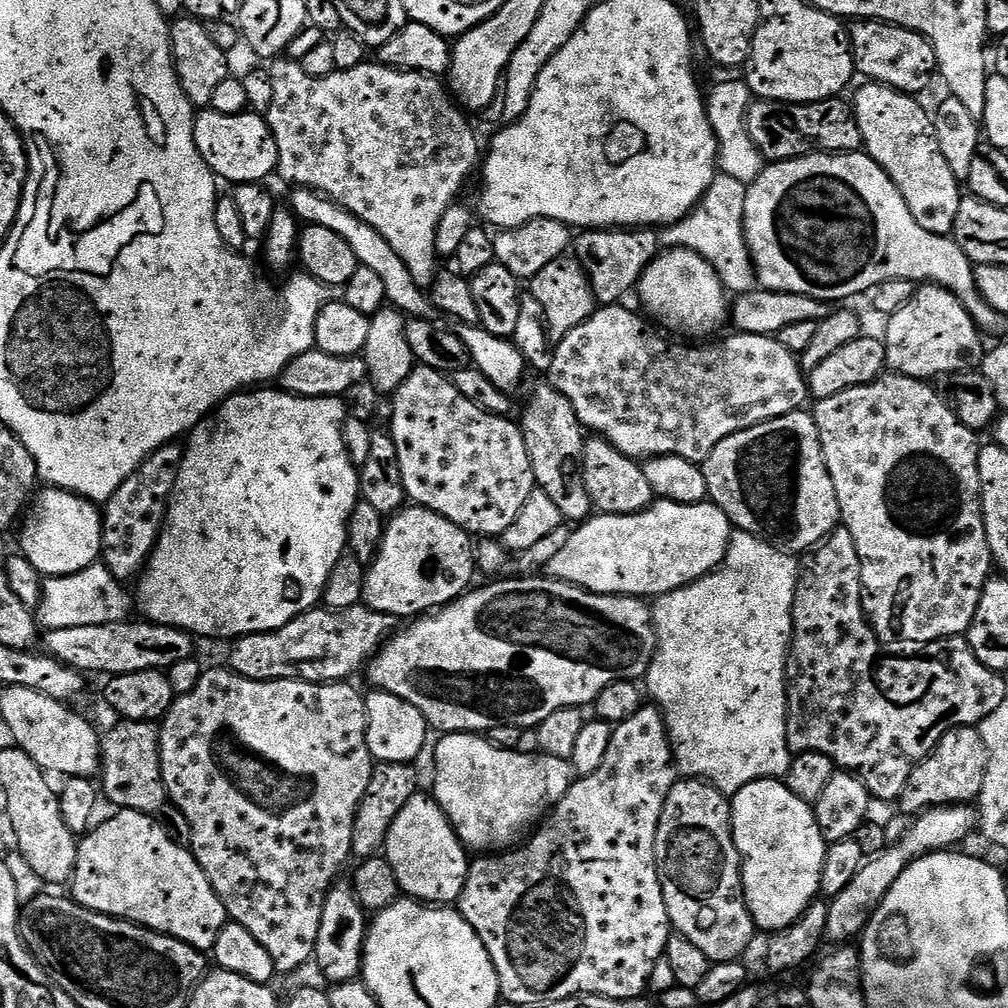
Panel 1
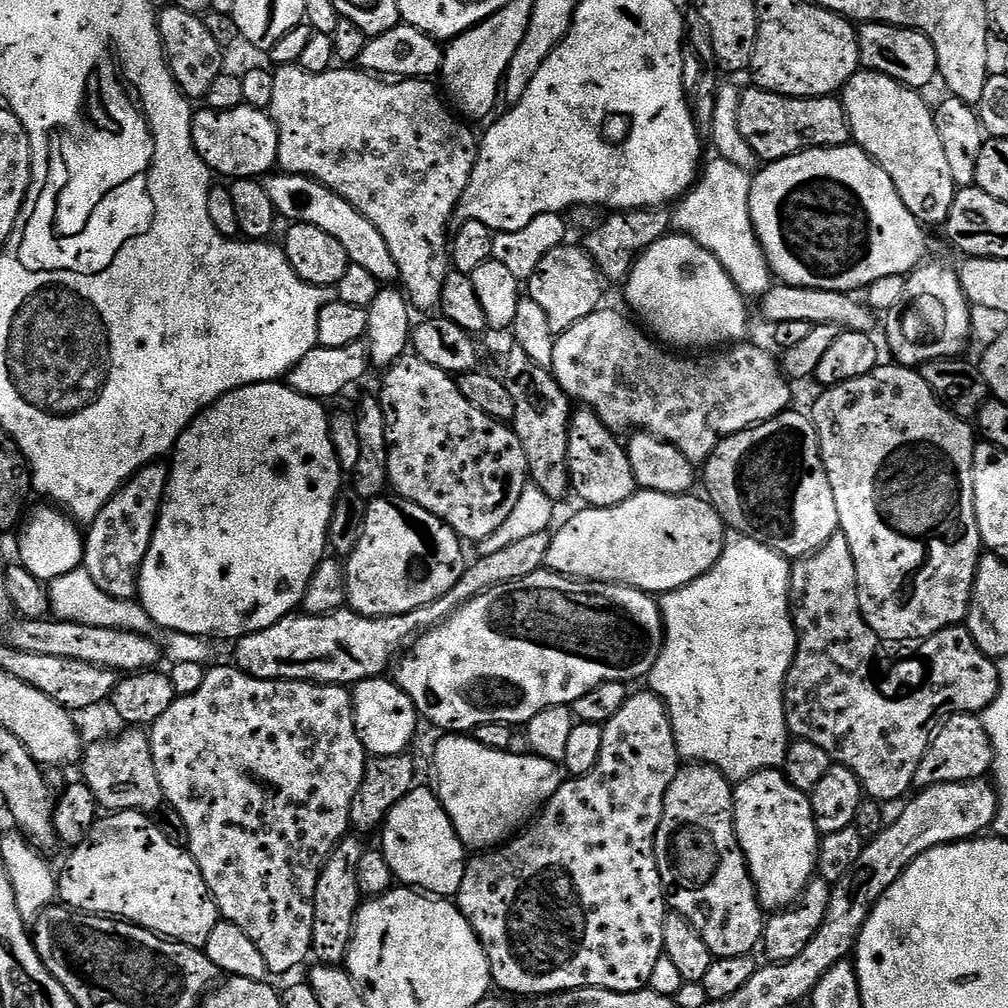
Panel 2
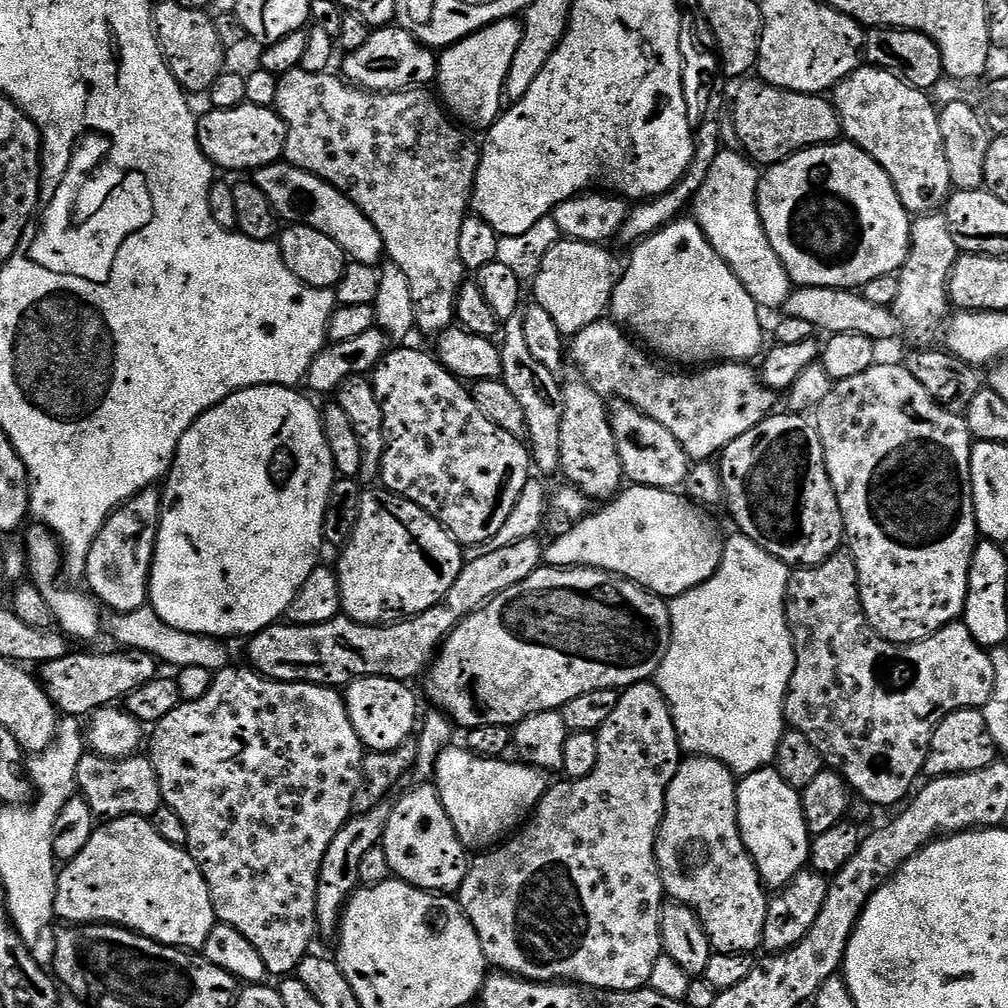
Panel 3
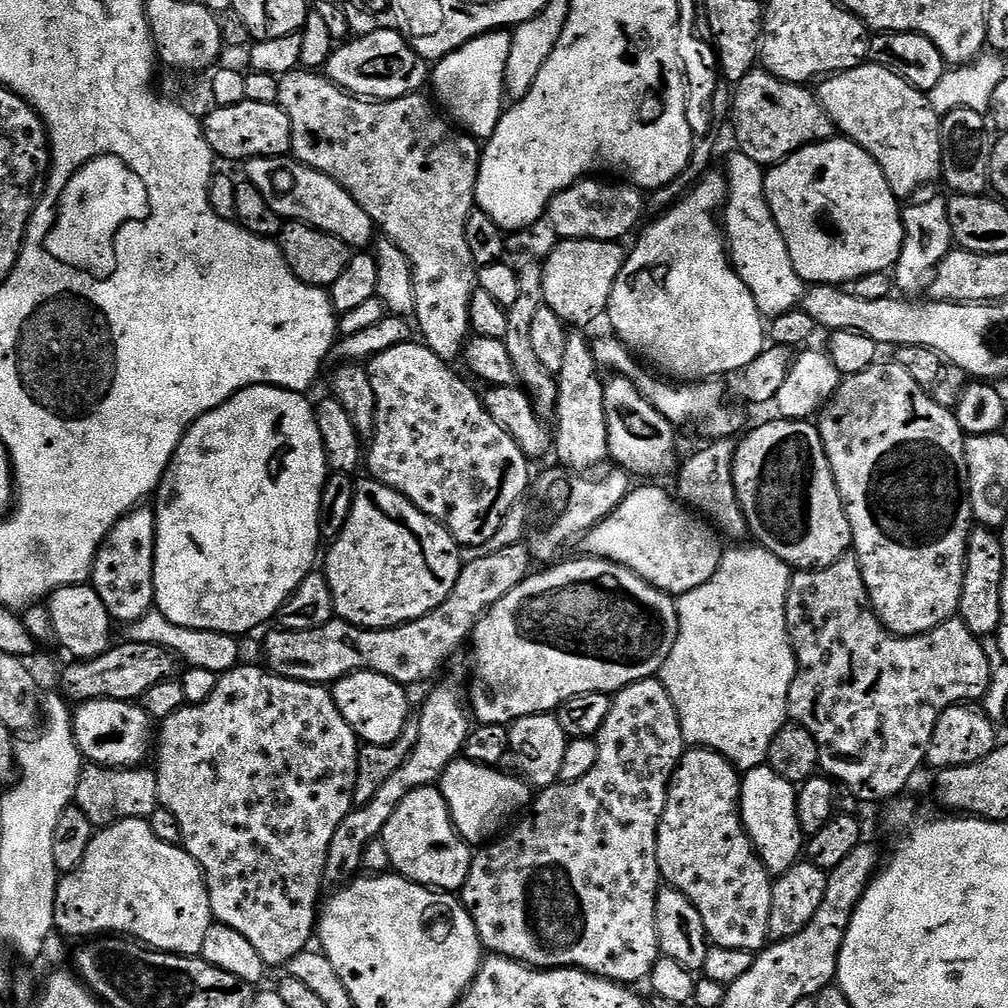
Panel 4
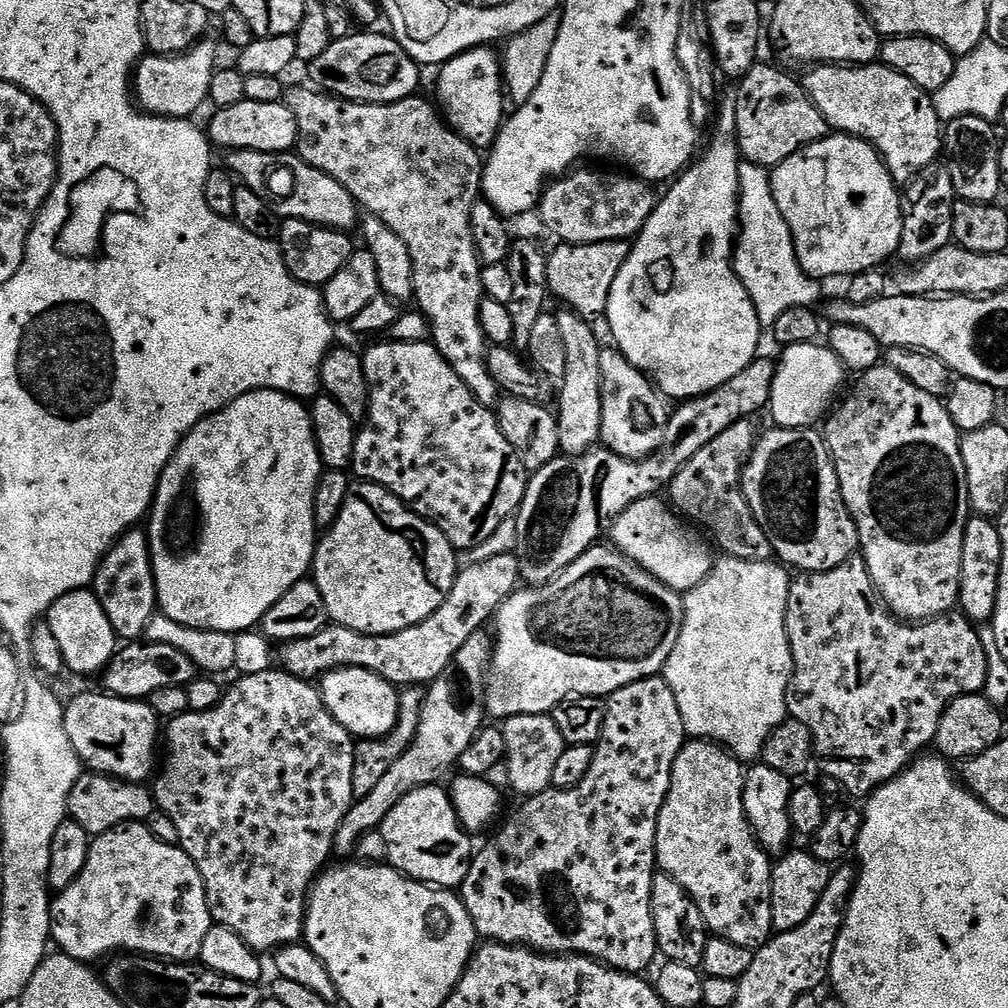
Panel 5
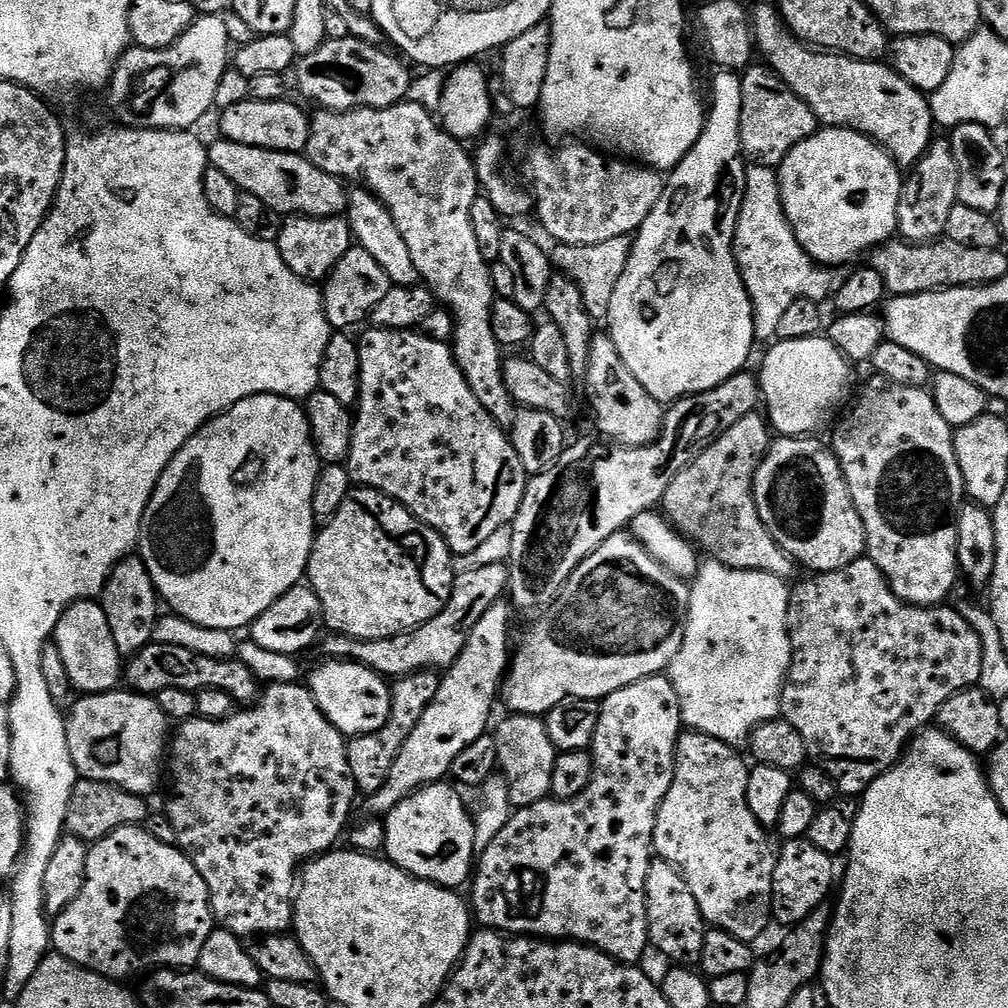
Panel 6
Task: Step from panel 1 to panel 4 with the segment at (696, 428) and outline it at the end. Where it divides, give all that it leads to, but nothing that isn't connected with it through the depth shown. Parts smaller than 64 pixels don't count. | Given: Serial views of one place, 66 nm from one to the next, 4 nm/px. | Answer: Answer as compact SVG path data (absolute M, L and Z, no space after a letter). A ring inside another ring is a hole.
M607 335L601 340L593 339L591 341L592 353L597 365L604 370L609 368L609 373L625 376L627 380L634 382L634 386L643 394L646 402L650 402L650 406L654 406L654 410L658 410L658 414L662 414L662 418L666 418L673 426L704 424L704 432L712 440L722 440L737 435L735 433L736 416L728 409L728 404L724 401L724 388L720 385L723 383L719 379L699 382L669 382L664 378L655 380L651 376L653 373L637 359L632 349L627 348L623 342L616 339L615 335Z

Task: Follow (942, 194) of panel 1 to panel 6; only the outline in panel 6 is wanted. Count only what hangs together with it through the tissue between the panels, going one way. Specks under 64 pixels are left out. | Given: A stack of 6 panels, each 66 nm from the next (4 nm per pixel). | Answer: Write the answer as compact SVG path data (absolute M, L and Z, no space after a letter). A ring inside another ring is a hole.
M760 4L750 12L752 18L752 33L756 36L756 50L761 60L771 68L781 80L814 110L817 121L824 126L837 128L852 128L863 136L876 141L892 155L893 160L901 169L908 170L921 160L934 139L934 121L929 97L918 91L906 78L899 76L895 68L884 62L874 60L853 60L847 54L833 54L827 50L813 50L805 45L803 40L796 39L788 31L779 11L768 4Z

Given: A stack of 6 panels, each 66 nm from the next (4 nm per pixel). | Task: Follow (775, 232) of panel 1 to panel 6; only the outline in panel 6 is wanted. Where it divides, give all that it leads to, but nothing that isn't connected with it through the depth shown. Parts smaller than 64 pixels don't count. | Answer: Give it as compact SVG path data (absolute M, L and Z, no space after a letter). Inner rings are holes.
M835 126L821 127L810 138L806 138L806 142L798 142L798 146L794 146L794 150L790 150L790 154L786 154L786 158L780 163L778 175L780 177L780 197L782 198L782 206L784 207L786 218L794 230L794 234L798 238L802 250L806 250L808 257L816 261L817 264L821 266L848 264L855 256L860 256L863 252L864 255L871 253L873 248L878 248L881 244L889 243L897 235L896 207L900 201L902 169L893 160L892 155L885 148L881 148L876 141L871 140L870 137L863 136L863 134L856 132L852 128L837 128Z

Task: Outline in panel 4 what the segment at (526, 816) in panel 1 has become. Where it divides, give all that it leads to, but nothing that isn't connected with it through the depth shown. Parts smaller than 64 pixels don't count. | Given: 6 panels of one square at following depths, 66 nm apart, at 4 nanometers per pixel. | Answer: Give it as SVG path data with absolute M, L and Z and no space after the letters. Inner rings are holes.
M457 758L450 762L450 766L446 766L446 770L439 778L438 787L452 815L452 824L469 846L484 846L493 838L499 837L502 832L500 827L515 812L523 813L533 799L534 792L527 780L511 771L500 771L504 770L499 767L487 768Z

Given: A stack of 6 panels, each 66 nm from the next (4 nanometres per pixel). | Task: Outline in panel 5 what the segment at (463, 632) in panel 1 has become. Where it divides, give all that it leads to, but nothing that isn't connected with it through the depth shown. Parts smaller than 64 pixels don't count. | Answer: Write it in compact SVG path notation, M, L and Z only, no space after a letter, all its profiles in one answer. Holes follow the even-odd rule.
M593 546L582 553L575 562L556 575L555 580L539 586L520 586L511 592L496 610L494 617L494 647L492 649L492 664L488 668L488 682L484 685L484 710L489 717L496 722L509 720L511 716L522 714L534 714L543 716L551 713L569 696L598 696L607 698L617 692L622 686L644 680L648 676L655 676L663 669L664 664L670 658L670 650L674 650L674 642L678 642L678 634L682 630L684 621L684 602L681 593L667 588L658 578L654 578L642 566L635 564L628 556L623 556L615 547L600 548Z

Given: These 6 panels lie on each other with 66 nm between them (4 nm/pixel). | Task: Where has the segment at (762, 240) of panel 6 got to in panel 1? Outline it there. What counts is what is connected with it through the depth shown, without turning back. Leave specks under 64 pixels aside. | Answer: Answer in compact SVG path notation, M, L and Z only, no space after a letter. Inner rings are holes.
M717 174L700 203L688 216L683 216L678 223L667 225L660 232L661 249L685 248L694 250L718 274L729 293L750 292L757 287L756 268L752 265L752 255L744 237L744 211L748 185L735 178Z

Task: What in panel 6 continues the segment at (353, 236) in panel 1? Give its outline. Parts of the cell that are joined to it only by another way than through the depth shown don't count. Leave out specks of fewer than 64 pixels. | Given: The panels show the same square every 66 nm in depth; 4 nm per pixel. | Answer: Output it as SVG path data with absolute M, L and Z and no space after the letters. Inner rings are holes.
M216 138L213 144L207 145L208 163L214 170L222 170L222 174L230 177L241 192L254 194L254 198L262 198L270 210L279 212L281 217L287 218L297 214L302 216L339 216L348 207L349 189L345 181L336 176L326 174L326 170L318 170L308 161L307 155L295 152L271 152L262 150L258 146L242 146L223 138Z

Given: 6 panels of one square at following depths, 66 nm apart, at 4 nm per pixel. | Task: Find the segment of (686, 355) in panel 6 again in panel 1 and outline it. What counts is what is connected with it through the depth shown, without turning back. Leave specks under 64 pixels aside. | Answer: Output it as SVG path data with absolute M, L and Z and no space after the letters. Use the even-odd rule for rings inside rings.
M669 248L661 251L642 274L638 285L639 292L640 300L644 303L643 311L657 325L665 324L665 326L660 326L667 329L669 333L681 332L684 335L681 337L684 338L711 337L713 335L711 332L723 320L725 323L730 312L729 297L726 295L724 284L718 278L714 266L710 266L706 258L694 254L694 250L685 248Z

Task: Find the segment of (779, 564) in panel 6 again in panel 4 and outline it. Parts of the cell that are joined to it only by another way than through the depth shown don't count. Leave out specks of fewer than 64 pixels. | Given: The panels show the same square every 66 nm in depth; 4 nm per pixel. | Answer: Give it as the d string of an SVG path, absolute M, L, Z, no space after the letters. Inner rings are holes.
M725 438L712 440L705 448L698 449L685 464L683 461L679 465L680 477L676 480L674 492L689 509L695 510L703 519L707 520L721 537L729 536L732 542L744 542L749 539L750 533L746 516L742 514L738 496L734 490L732 478L732 463L736 446L735 439Z

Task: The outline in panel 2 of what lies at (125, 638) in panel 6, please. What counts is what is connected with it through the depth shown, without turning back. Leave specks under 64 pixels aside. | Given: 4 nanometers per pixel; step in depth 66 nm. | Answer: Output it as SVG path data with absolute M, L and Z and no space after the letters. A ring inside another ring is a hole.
M164 462L139 468L87 525L82 566L114 597L131 600L140 591L140 571L160 521L169 471L169 465Z

